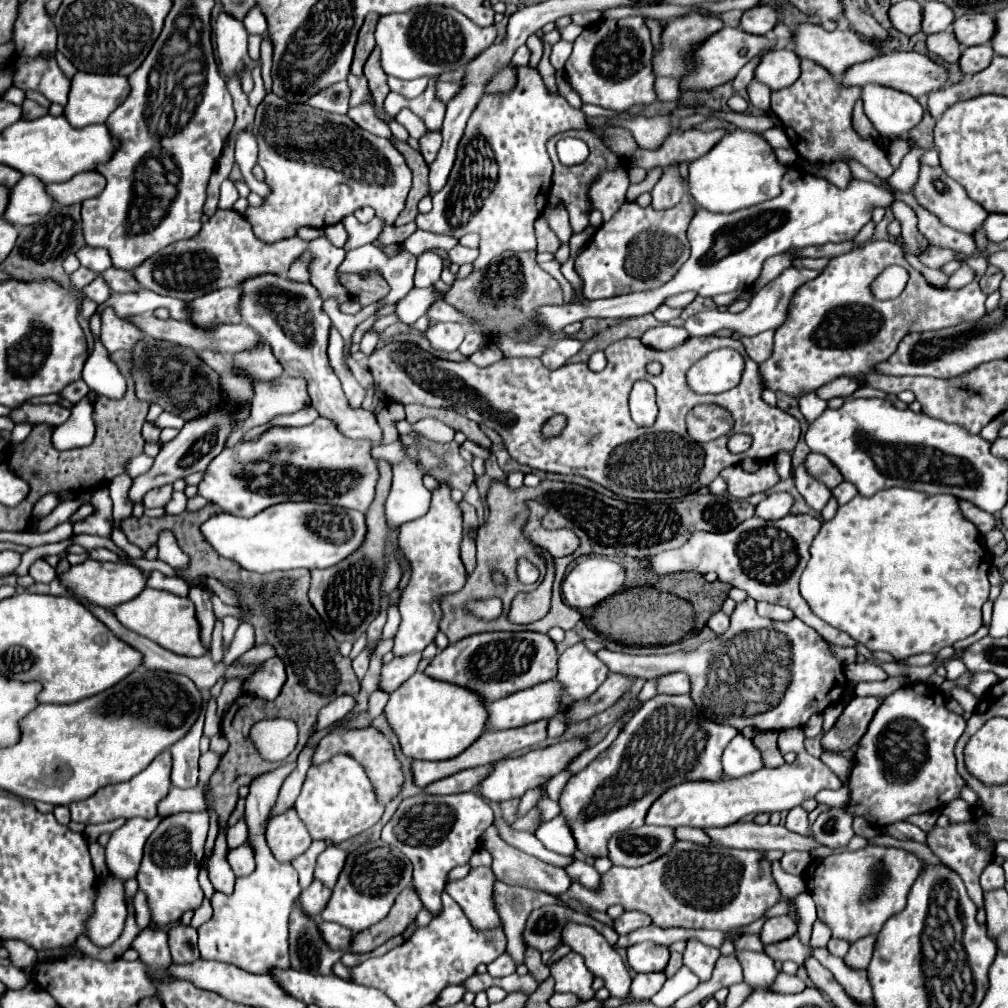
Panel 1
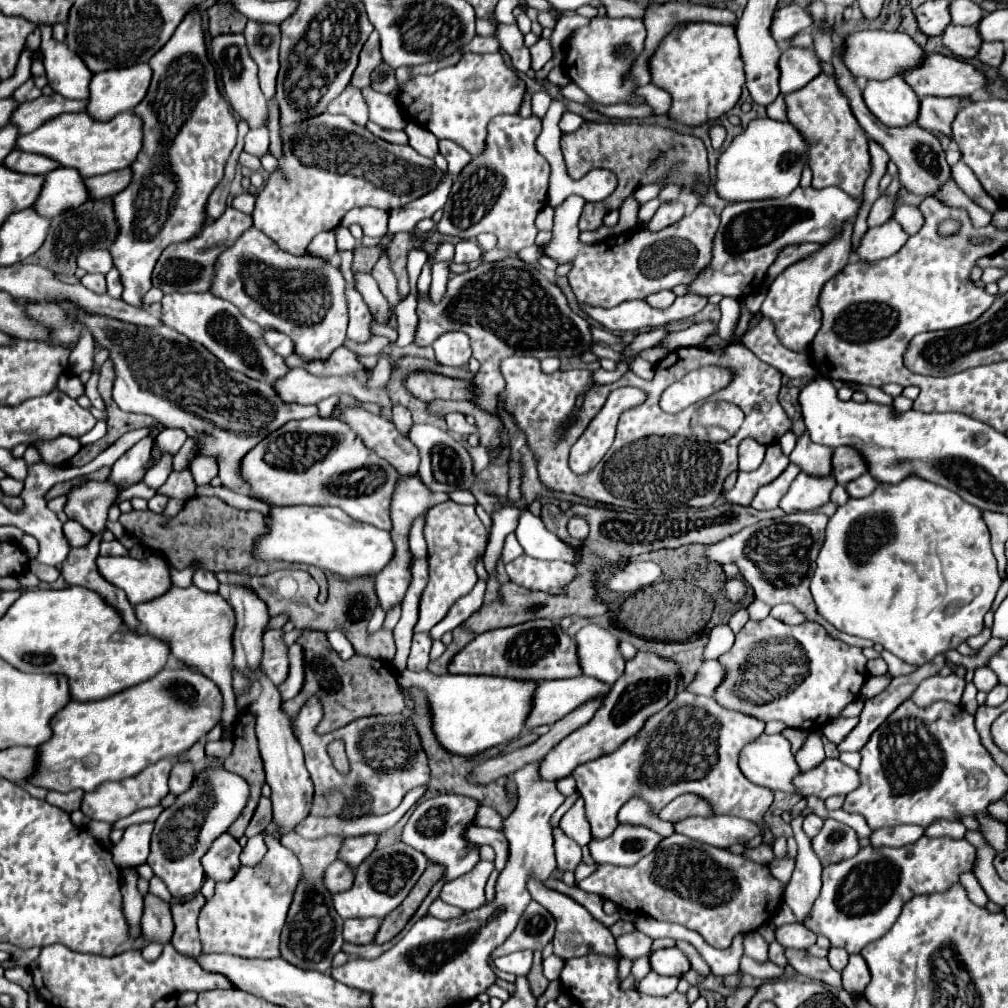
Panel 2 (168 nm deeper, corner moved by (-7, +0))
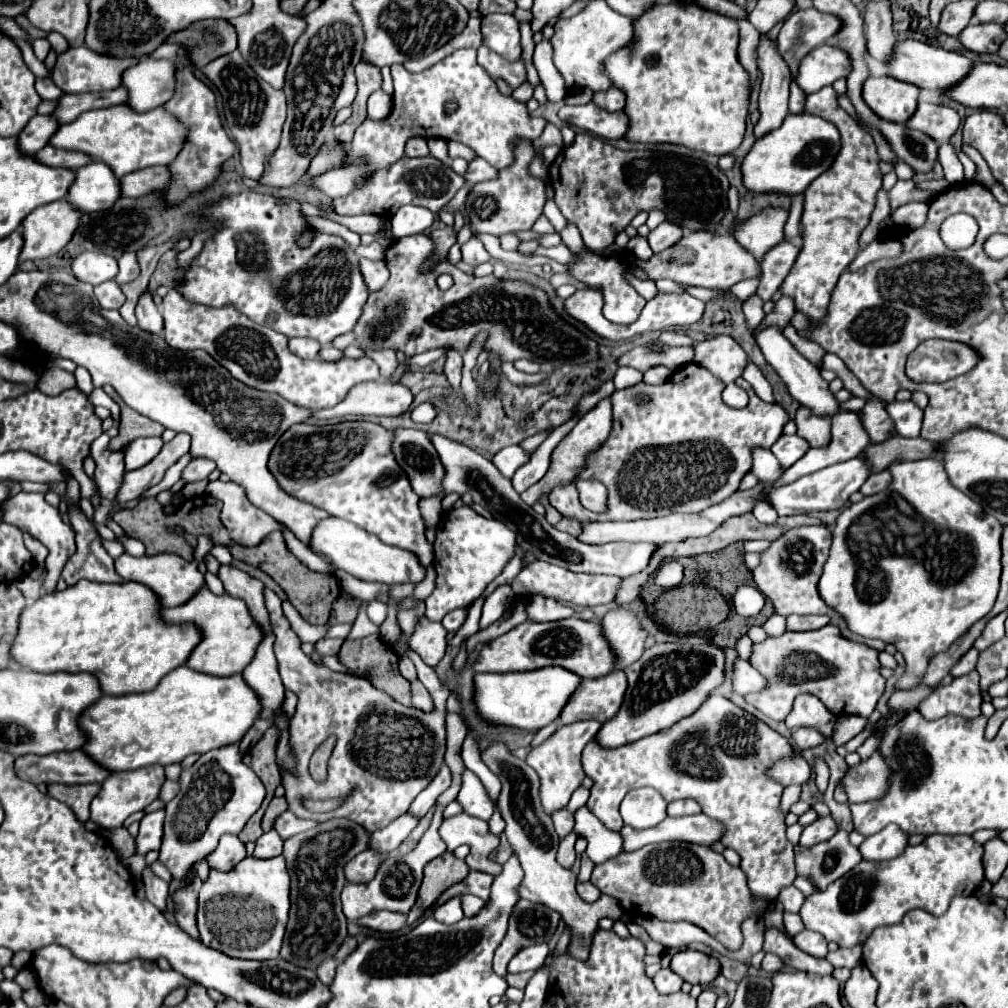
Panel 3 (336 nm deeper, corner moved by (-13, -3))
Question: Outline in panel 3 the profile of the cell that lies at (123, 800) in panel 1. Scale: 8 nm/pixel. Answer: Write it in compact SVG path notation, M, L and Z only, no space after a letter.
M147 765L137 771L127 773L113 773L109 779L105 779L99 795L91 803L91 821L97 823L101 829L117 829L123 825L123 821L135 813L145 809L151 801L157 799L159 787L165 781L165 773L161 765Z

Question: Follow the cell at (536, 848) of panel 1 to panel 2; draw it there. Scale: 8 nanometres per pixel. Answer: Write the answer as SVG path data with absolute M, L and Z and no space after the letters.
M479 806L475 824L487 826L487 828L493 828L493 830L503 830L503 818L501 818L501 814L495 808L489 808L489 806Z

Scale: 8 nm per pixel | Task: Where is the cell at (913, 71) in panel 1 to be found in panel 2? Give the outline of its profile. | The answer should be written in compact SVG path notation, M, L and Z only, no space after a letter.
M927 54L923 60L905 72L901 72L905 82L915 90L919 98L923 96L971 96L975 90L985 86L985 78L979 70L975 70L971 64L961 62L951 56L943 54Z

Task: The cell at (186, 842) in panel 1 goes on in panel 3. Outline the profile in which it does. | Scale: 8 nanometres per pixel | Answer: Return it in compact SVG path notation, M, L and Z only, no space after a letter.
M239 745L203 753L179 777L179 793L165 805L165 837L159 859L169 867L175 879L185 879L191 867L207 857L225 833L237 835L251 815L261 807L265 787L261 779L241 761Z

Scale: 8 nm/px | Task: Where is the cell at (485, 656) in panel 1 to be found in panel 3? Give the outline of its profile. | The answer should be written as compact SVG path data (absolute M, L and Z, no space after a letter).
M579 617L553 621L553 623L531 623L525 621L511 629L509 633L493 639L487 647L483 647L475 671L491 671L491 673L507 673L507 671L531 671L547 665L559 665L569 671L575 671L579 677L603 677L615 671L617 655L609 647L609 641L601 633L601 623L583 621Z

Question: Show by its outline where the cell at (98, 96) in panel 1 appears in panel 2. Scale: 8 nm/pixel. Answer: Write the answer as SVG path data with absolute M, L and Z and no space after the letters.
M135 64L111 72L99 72L89 84L89 102L85 112L95 120L111 120L119 112L133 110L149 88L149 64Z

